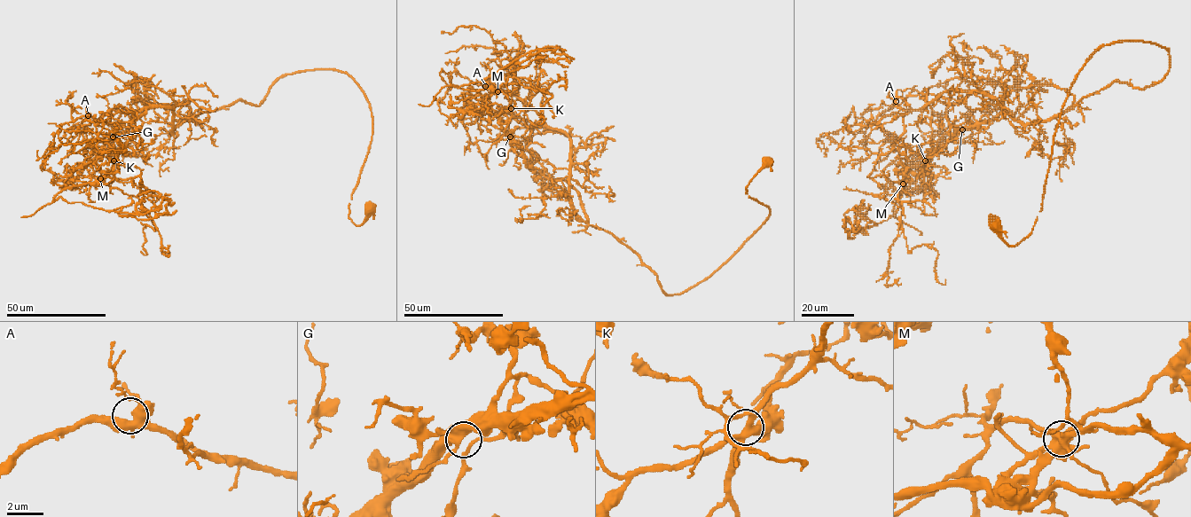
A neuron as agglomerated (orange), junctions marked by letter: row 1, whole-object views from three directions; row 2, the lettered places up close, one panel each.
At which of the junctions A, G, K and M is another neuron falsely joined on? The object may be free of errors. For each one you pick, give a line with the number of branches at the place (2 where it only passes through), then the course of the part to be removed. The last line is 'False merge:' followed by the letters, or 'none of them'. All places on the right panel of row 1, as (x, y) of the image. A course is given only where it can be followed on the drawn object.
M: 7 | (903, 184), (893, 186), (902, 192), (893, 216), (848, 231), (844, 215), (858, 213), (864, 199), (864, 206)
False merge: M

